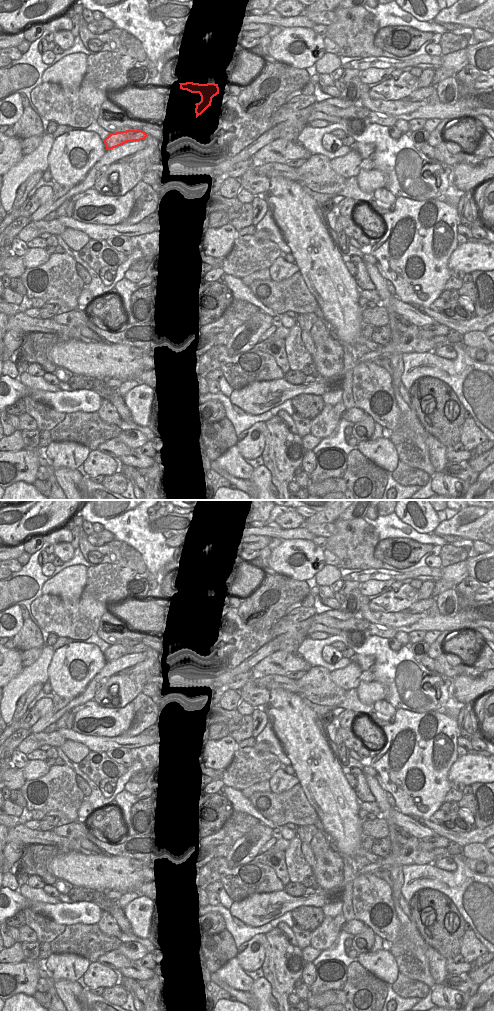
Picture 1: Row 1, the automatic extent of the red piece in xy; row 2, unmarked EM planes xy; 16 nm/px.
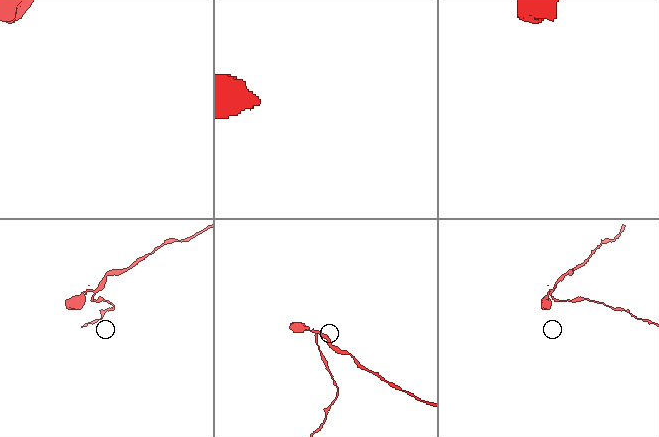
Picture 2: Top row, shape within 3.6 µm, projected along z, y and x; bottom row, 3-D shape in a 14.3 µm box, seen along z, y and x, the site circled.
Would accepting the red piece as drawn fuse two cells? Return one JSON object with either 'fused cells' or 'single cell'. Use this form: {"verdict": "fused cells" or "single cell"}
{"verdict": "fused cells"}

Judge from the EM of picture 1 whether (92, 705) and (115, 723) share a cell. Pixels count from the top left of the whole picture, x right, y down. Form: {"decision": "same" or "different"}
{"decision": "same"}

